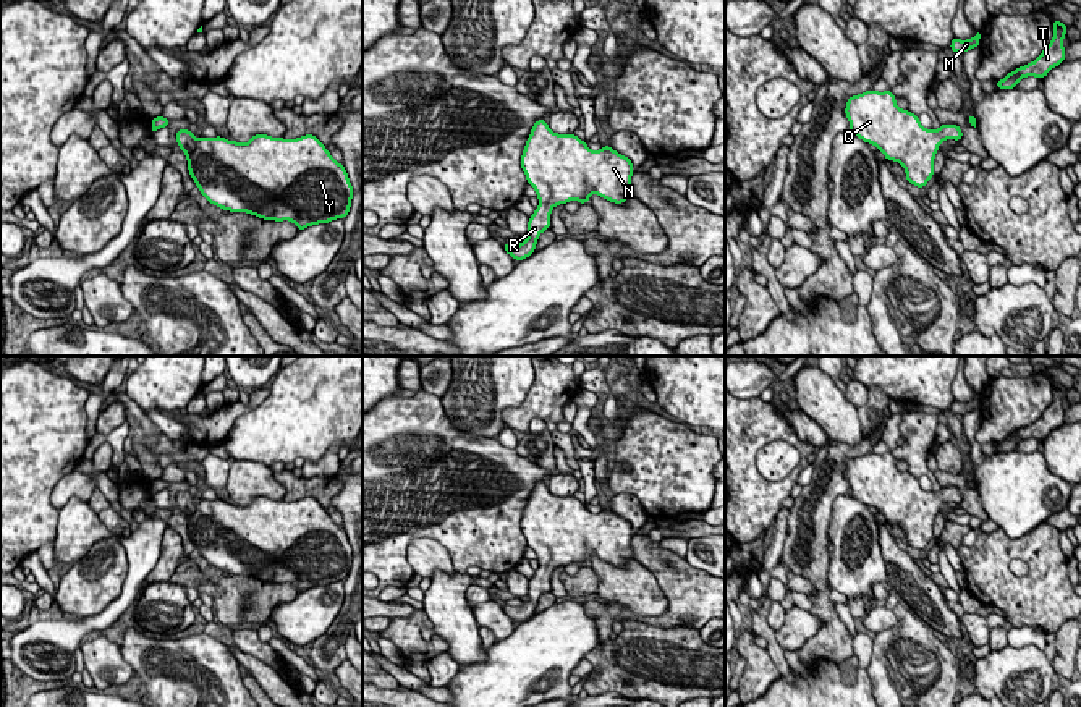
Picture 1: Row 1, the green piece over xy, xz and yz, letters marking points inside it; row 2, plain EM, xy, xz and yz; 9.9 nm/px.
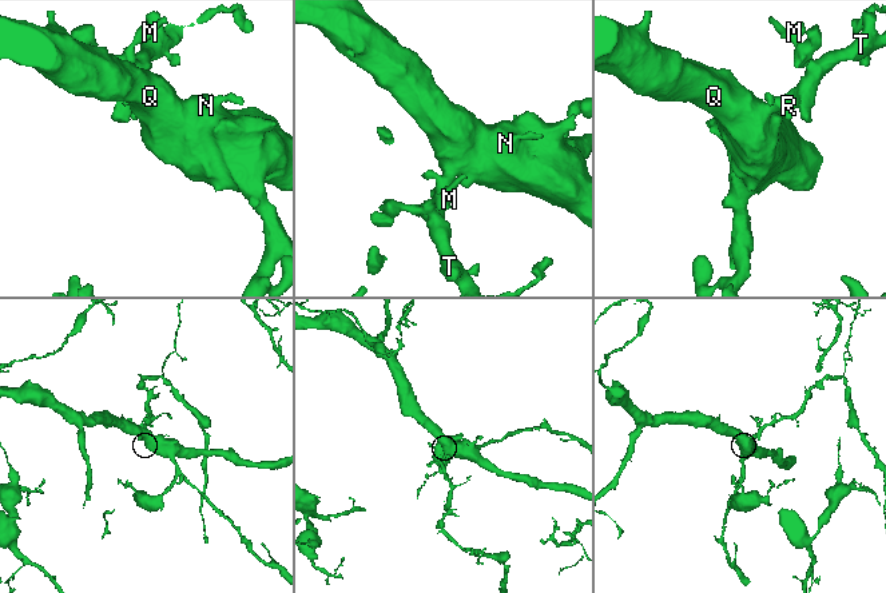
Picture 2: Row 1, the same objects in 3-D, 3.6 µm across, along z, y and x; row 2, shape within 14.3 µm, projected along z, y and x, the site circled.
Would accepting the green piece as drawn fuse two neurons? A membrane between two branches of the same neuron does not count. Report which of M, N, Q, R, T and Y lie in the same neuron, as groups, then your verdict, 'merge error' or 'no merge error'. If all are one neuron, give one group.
groups M N Q R T Y; no merge error

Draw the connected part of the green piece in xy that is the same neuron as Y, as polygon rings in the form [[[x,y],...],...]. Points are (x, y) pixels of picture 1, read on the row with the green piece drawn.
[[[176,131],[189,176],[222,210],[290,220],[298,230],[345,218],[353,186],[348,173],[312,134],[296,139],[256,134],[249,142],[194,138]]]

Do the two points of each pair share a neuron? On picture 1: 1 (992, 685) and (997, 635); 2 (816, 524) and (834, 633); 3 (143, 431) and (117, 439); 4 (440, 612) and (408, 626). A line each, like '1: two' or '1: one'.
1: two
2: one
3: two
4: two

